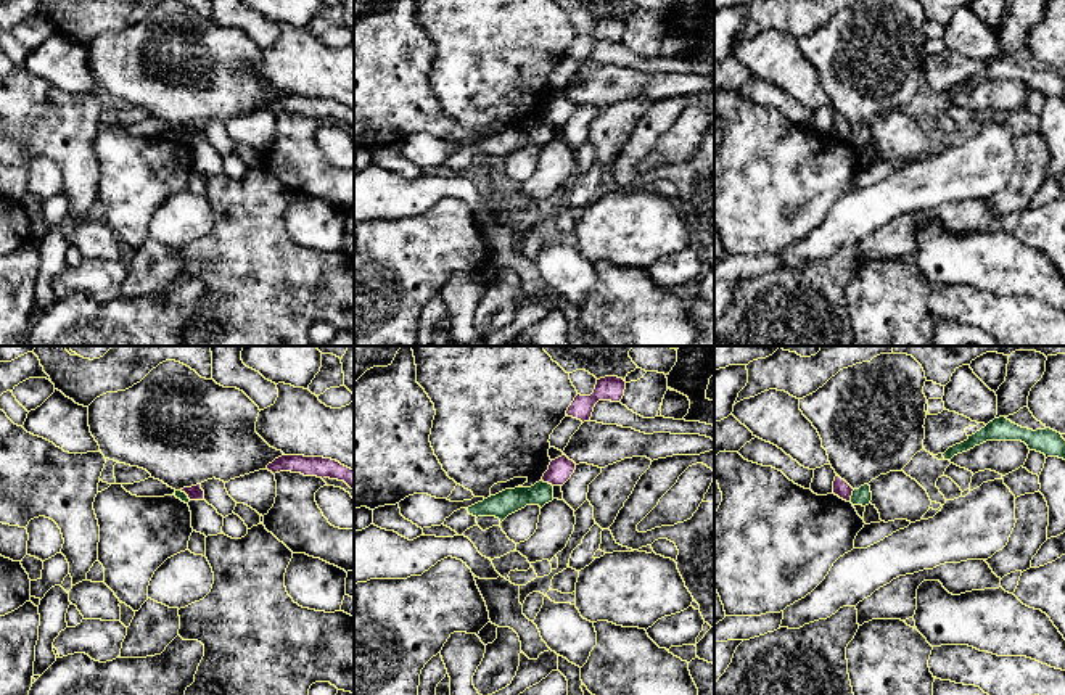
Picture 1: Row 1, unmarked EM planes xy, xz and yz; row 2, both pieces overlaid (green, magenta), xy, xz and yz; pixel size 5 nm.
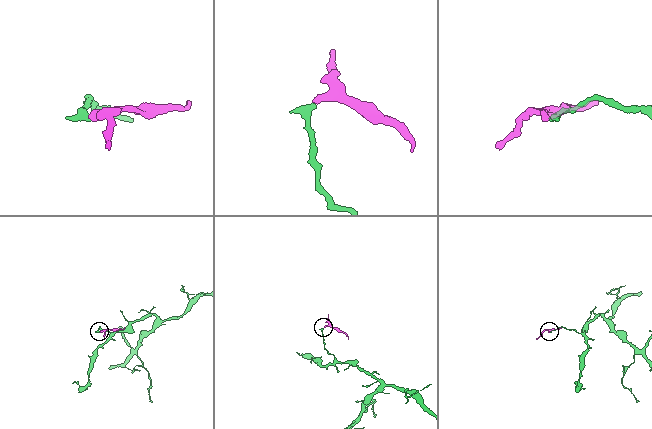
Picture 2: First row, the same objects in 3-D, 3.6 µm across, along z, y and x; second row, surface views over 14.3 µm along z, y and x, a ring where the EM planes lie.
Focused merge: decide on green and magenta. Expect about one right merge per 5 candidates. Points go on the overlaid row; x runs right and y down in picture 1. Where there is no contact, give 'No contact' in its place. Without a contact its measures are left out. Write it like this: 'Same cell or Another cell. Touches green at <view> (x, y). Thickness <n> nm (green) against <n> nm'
Another cell. Touches green at xz (547, 483). Thickness 120 nm (green) against 120 nm

